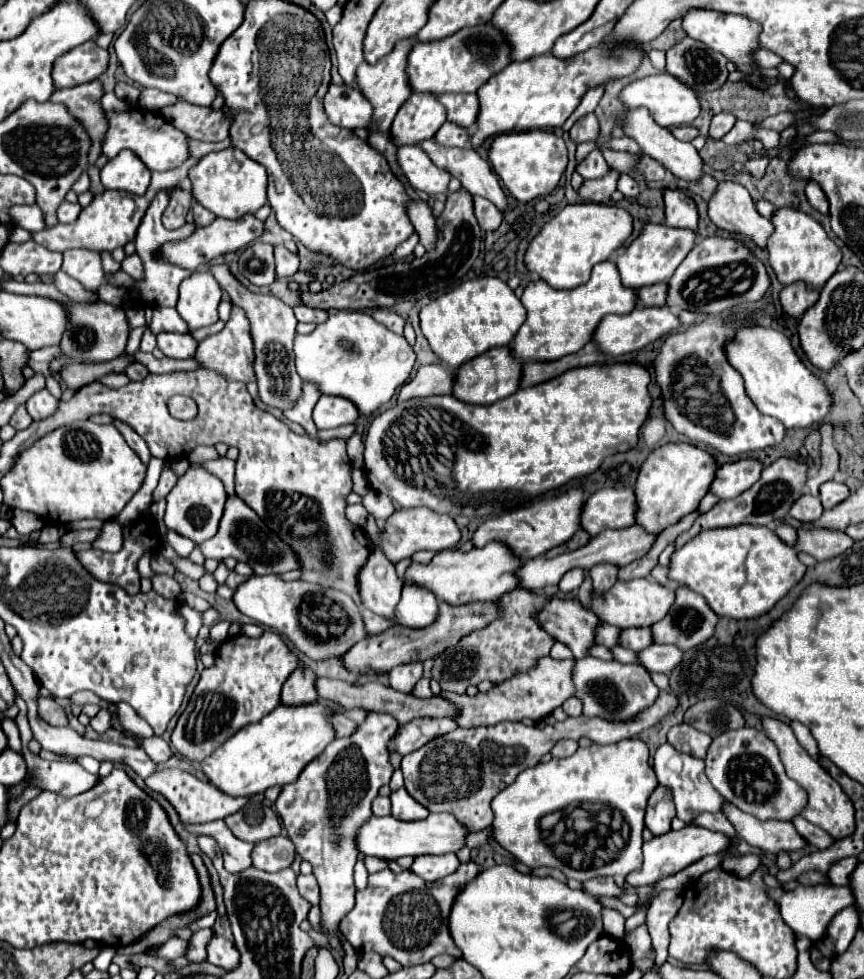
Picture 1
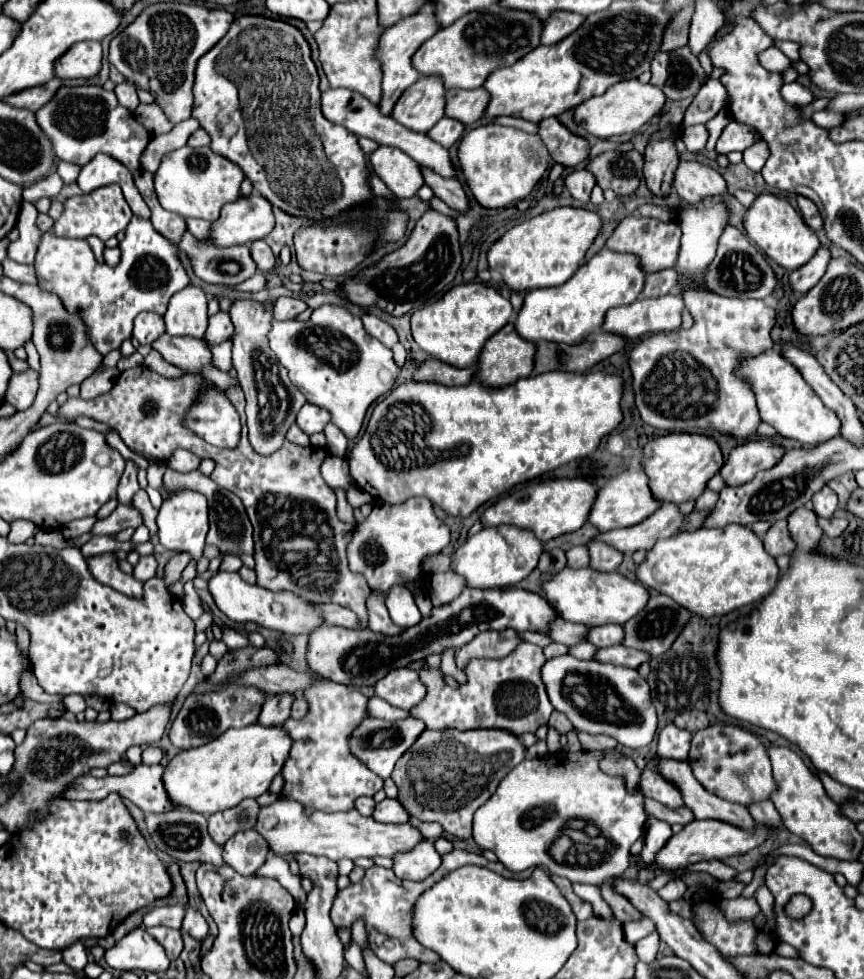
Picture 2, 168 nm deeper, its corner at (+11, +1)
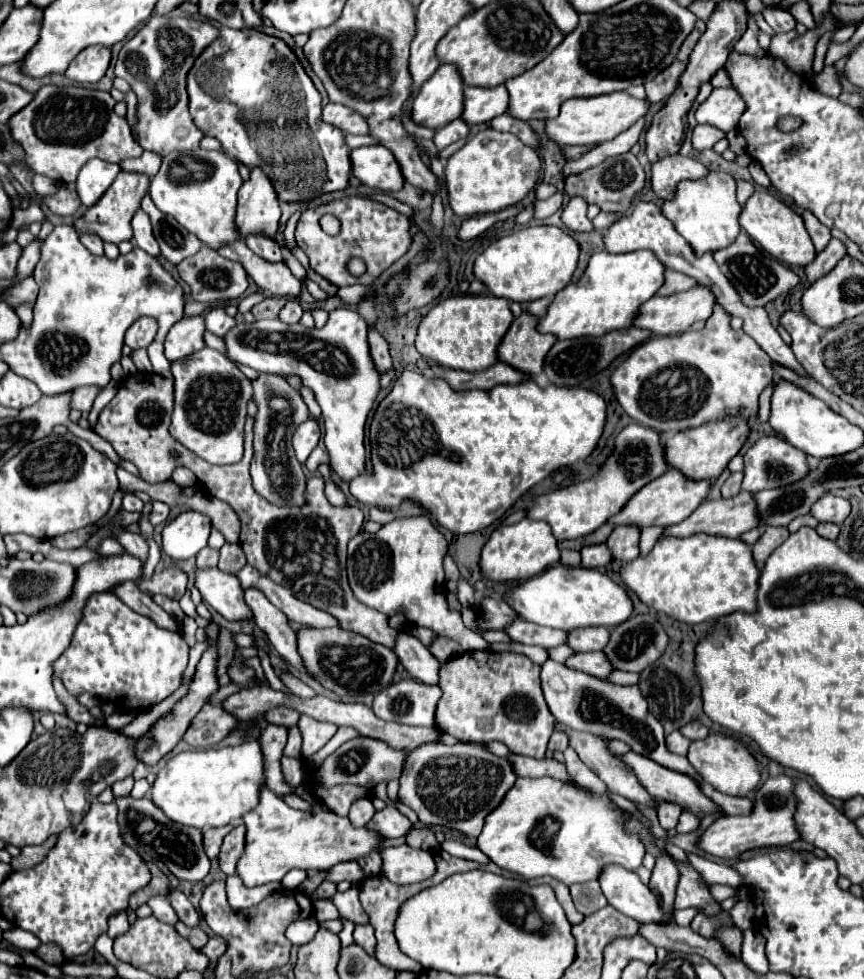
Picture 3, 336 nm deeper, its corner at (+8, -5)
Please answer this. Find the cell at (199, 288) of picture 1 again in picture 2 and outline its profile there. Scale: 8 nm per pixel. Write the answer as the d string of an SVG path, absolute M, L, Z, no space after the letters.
M190 285L172 295L168 311L164 315L168 335L188 335L202 339L208 327L208 301L200 287Z

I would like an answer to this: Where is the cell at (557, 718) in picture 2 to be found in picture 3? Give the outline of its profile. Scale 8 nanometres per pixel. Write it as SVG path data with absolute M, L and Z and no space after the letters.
M557 731L557 733L553 733L551 735L551 741L549 741L549 751L555 751L555 749L559 749L559 751L565 751L565 747L569 745L569 739L567 739L567 735L563 733L563 731Z

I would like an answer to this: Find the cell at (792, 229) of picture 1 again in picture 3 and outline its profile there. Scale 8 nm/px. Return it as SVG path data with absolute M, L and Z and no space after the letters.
M755 191L749 197L749 201L745 203L743 213L739 217L739 223L755 243L759 243L771 257L775 257L777 261L781 261L789 267L805 267L817 255L813 241L803 225L803 217L799 213L795 213L783 201L769 195L767 191Z

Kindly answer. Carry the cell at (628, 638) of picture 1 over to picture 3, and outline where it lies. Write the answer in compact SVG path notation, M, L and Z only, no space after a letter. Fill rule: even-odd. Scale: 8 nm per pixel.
M561 563L521 583L517 589L513 589L507 595L507 603L515 607L515 611L519 613L523 621L571 631L567 645L573 651L601 651L611 637L609 629L627 621L633 613L633 601L629 599L625 589L617 585L611 577L607 577L605 573L597 569L567 567ZM595 613L601 613L601 615L595 615ZM579 627L585 627L585 629L579 629Z

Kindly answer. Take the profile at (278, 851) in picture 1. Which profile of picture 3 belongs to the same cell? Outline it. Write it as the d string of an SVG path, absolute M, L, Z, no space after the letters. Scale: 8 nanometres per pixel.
M237 823L237 827L223 839L217 859L225 875L235 875L235 863L239 861L239 855L243 855L243 839L245 839L245 827L241 823Z

